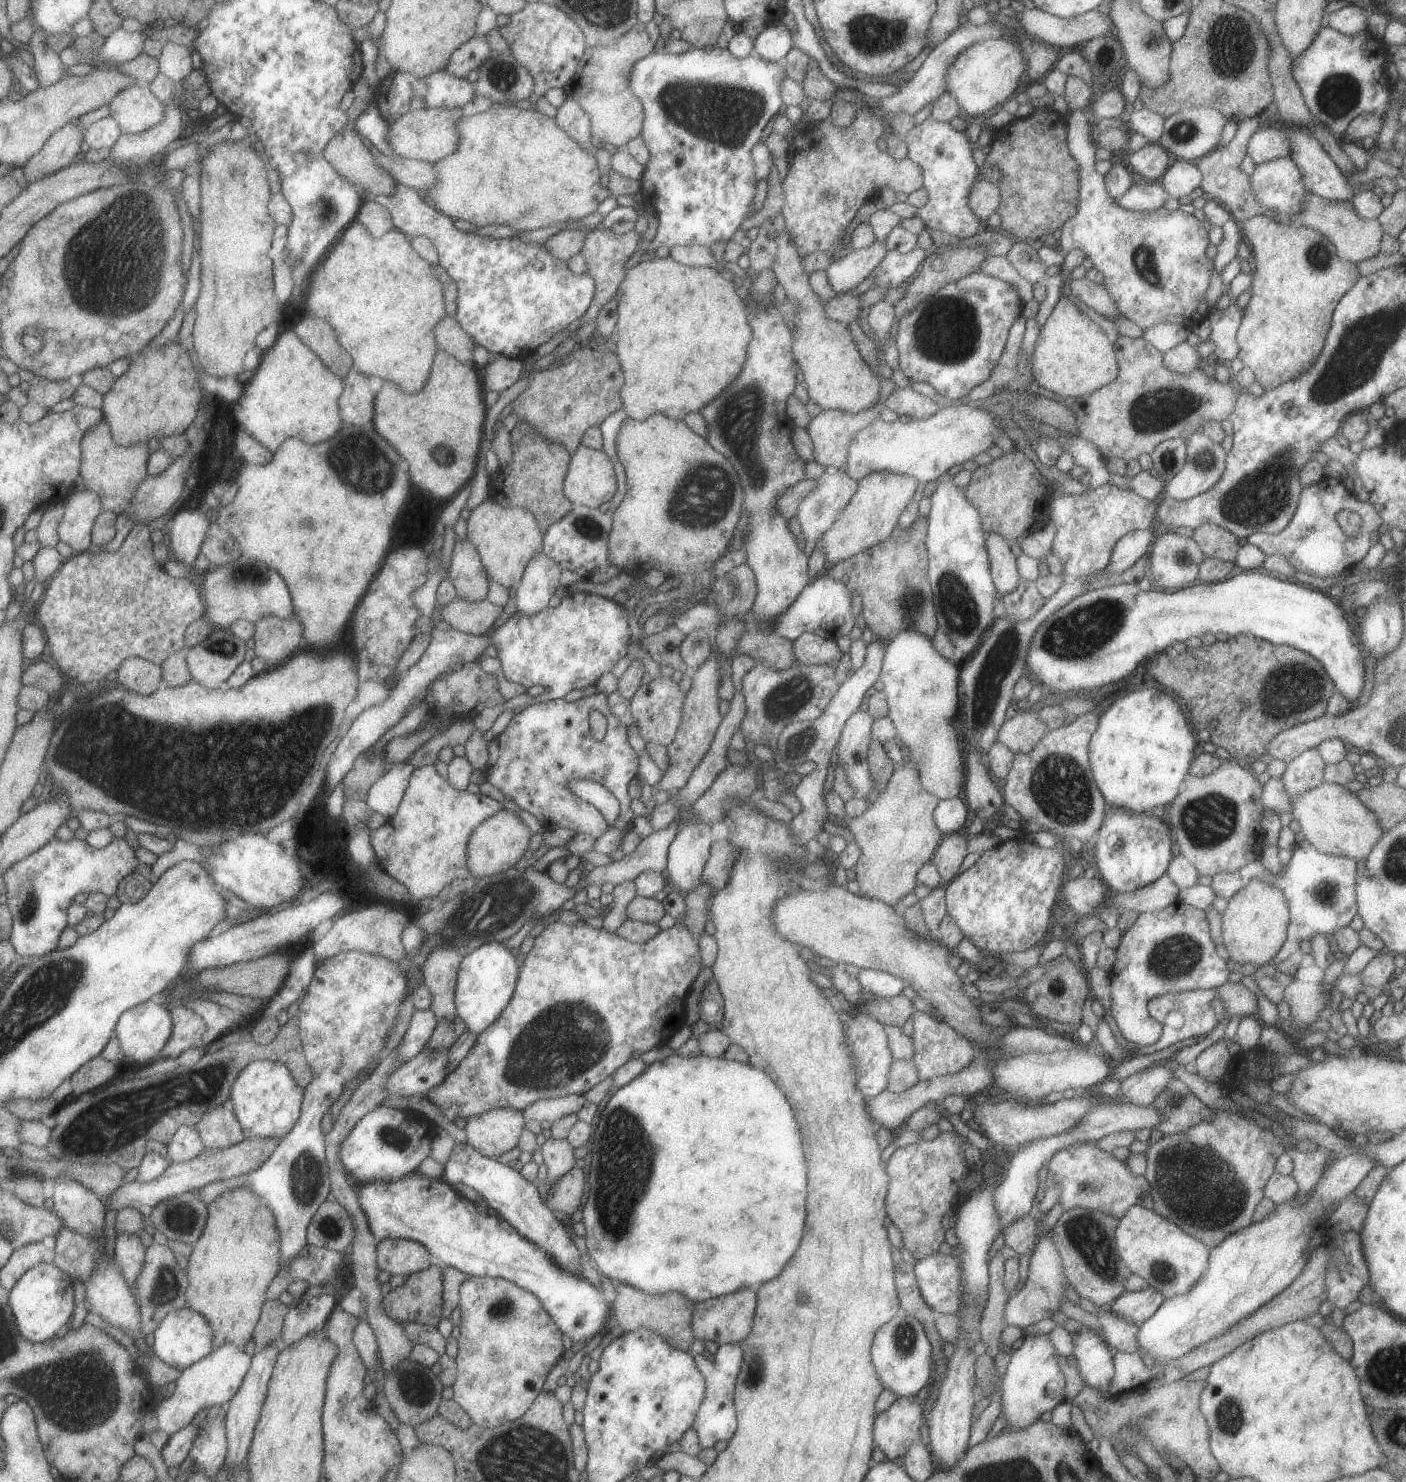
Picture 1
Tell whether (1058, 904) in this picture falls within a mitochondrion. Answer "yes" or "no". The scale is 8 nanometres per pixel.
no

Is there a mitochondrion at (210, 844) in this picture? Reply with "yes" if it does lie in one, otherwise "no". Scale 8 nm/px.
no

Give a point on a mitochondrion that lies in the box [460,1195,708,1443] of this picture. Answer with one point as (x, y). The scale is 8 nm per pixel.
(501, 1308)

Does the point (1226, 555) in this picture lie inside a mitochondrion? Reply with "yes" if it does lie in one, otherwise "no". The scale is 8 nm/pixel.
no

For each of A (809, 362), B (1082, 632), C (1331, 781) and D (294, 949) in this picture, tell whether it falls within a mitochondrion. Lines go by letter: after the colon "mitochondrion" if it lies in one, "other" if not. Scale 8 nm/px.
A: other
B: mitochondrion
C: other
D: other

